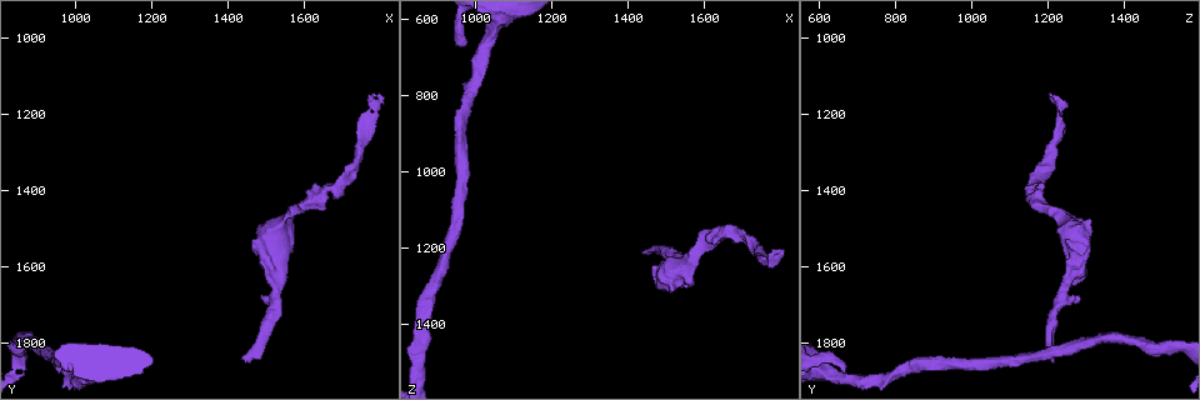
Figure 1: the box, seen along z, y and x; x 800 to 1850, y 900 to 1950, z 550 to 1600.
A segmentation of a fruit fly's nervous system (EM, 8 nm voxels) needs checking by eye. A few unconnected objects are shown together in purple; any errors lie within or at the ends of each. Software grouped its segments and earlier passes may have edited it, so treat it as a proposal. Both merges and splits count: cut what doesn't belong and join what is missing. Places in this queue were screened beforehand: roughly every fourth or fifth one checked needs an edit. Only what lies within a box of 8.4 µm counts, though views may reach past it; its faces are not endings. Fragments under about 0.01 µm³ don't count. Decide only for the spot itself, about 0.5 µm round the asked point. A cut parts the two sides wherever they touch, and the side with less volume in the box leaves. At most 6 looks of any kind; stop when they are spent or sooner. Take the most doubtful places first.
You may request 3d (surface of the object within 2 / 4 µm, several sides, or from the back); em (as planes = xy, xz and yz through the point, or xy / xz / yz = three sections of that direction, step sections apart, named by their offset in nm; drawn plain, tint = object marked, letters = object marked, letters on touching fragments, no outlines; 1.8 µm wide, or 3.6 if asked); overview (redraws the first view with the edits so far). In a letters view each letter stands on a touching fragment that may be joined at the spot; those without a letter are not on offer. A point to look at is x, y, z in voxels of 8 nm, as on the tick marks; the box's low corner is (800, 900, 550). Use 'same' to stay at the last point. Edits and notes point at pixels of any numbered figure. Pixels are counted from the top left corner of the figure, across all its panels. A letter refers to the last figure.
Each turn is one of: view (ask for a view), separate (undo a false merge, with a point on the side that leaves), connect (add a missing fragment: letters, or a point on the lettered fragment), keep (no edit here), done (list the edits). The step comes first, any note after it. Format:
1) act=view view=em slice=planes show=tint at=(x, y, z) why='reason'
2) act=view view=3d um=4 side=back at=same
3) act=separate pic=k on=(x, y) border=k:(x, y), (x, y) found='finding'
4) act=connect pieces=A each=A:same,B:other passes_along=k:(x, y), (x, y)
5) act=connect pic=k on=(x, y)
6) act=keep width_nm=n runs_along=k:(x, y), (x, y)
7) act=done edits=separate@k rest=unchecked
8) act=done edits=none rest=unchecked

act=view view=em slice=planes show=tint at=(1430, 1850, 1210) why='end of a long branch'

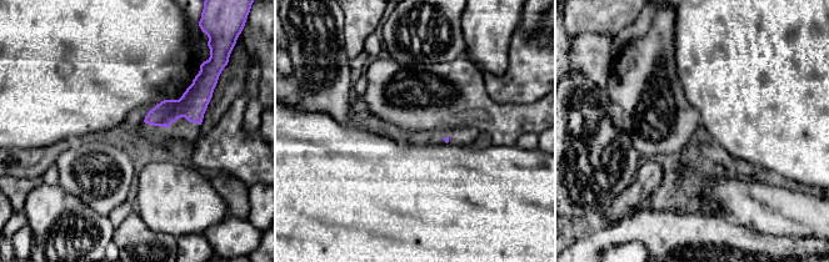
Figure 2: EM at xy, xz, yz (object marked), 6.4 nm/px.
act=view view=em slice=planes show=letters at=same

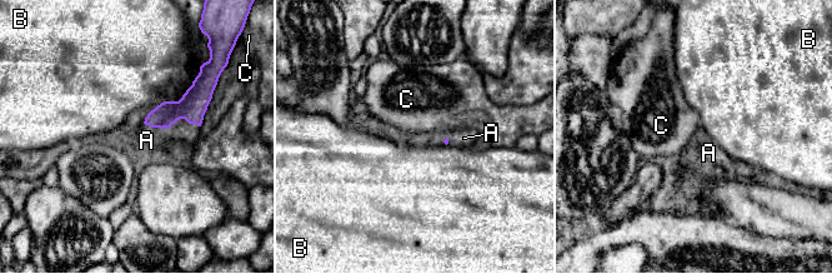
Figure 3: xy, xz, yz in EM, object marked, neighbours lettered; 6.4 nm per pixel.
act=connect pieces=A width_nm=100 longest_contact=A:360nm each=A:same,B:other,C:other found='it goes on there'

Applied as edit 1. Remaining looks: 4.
act=view view=overview why='redraw'

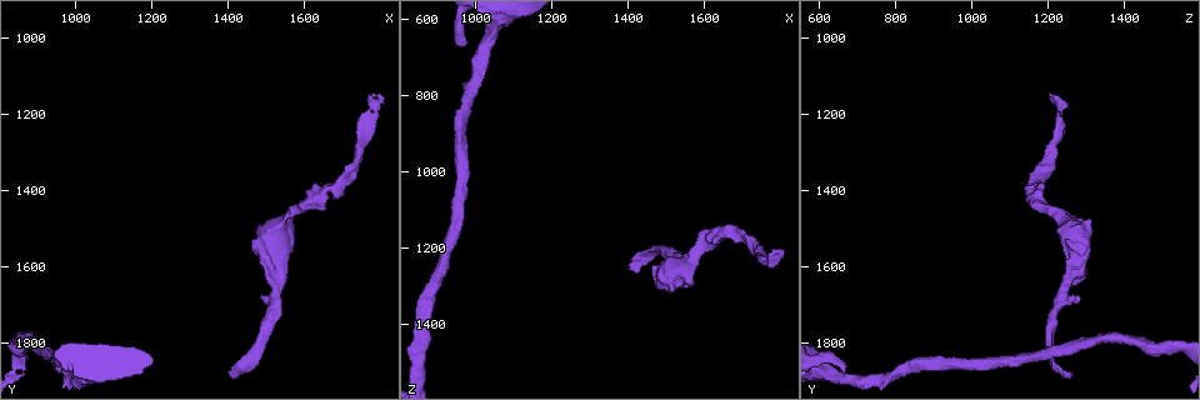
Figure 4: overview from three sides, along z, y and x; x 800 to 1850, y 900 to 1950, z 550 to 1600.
act=view view=3d um=2 at=(950, 1875, 670) why='branch stops here'

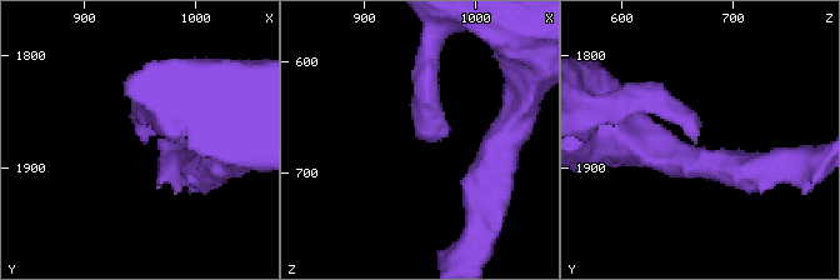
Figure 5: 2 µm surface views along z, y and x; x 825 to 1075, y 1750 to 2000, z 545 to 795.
act=view view=em slice=xz step=4 show=letters at=(952, 1878, 670) why='need the tissue'

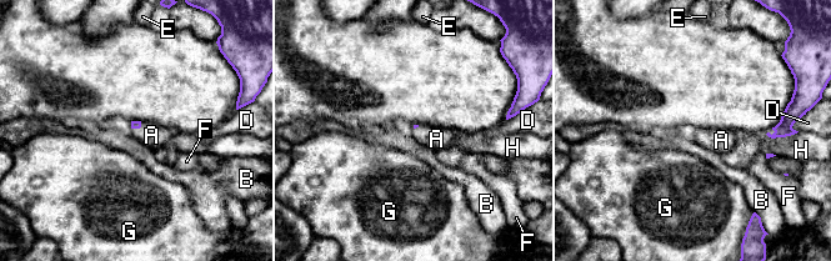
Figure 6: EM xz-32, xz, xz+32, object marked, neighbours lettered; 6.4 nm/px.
act=view view=em slice=planes show=letters at=same

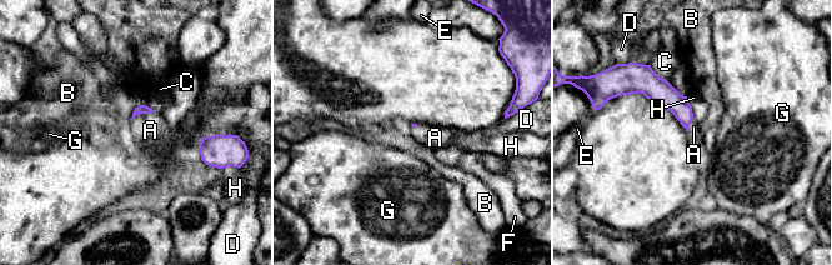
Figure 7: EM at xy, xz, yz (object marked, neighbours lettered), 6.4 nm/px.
act=connect pieces=A each=A:same,B:other,C:other,D:other,E:other,F:other,G:other,H:other found='the cell continues'

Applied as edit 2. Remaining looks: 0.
act=done edits=connect@3,connect@7 rest=unchecked

